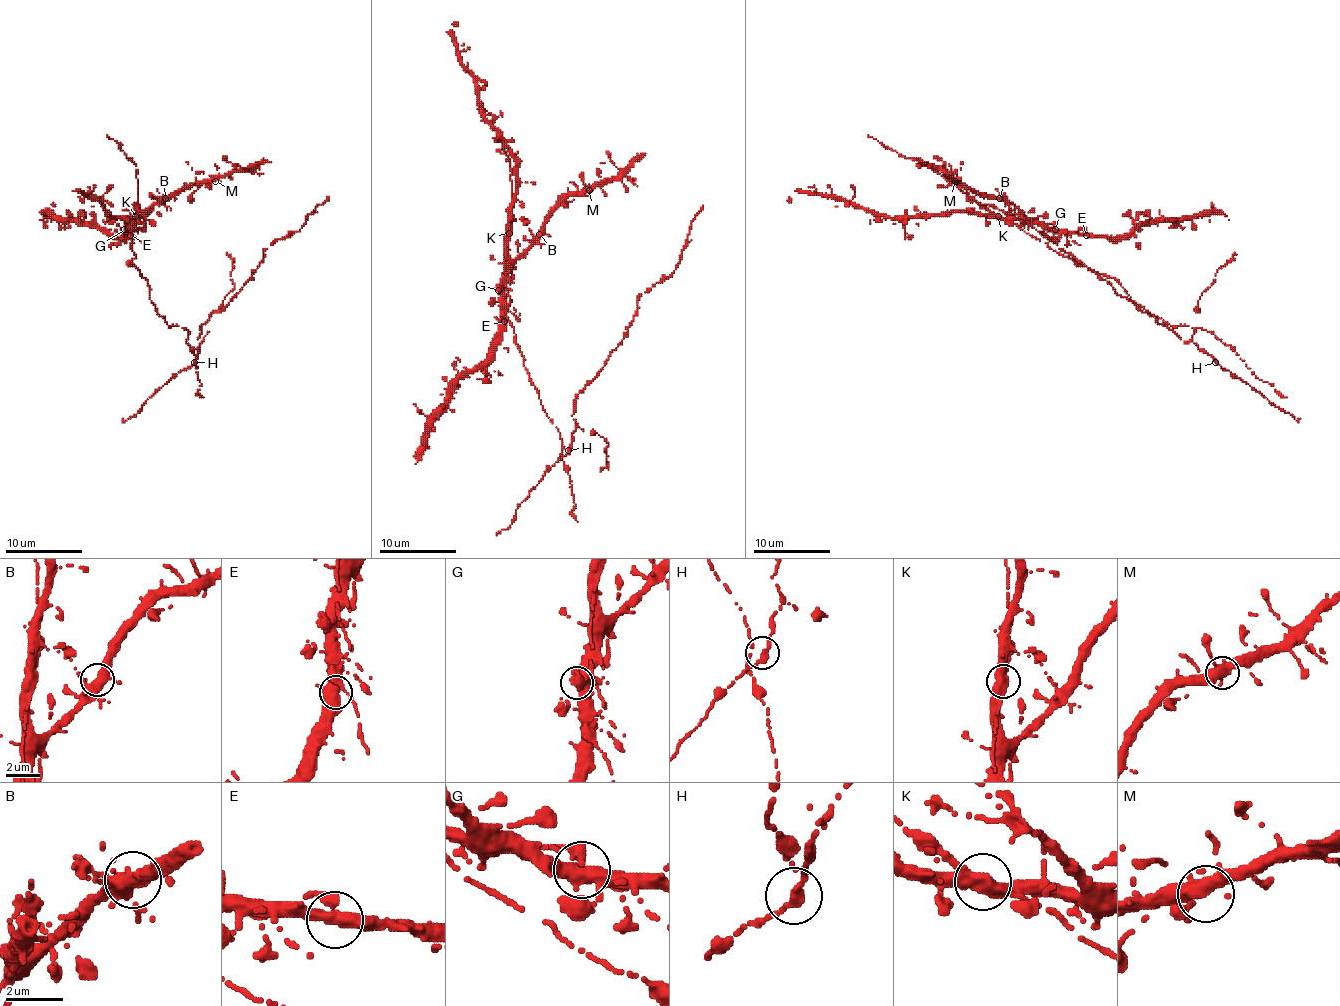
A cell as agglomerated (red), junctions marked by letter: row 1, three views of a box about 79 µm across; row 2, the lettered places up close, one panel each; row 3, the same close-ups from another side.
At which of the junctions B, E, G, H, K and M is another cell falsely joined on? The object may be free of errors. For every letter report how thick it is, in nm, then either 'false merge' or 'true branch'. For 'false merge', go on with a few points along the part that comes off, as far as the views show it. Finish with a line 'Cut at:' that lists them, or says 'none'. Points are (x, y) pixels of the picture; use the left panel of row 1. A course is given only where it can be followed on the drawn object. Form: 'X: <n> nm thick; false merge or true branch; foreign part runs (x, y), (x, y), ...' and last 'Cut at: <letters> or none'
B: 380 nm thick; true branch
E: 400 nm thick; true branch
G: 360 nm thick; true branch
H: 280 nm thick; true branch
K: 400 nm thick; true branch
M: 400 nm thick; true branch
Cut at: none

